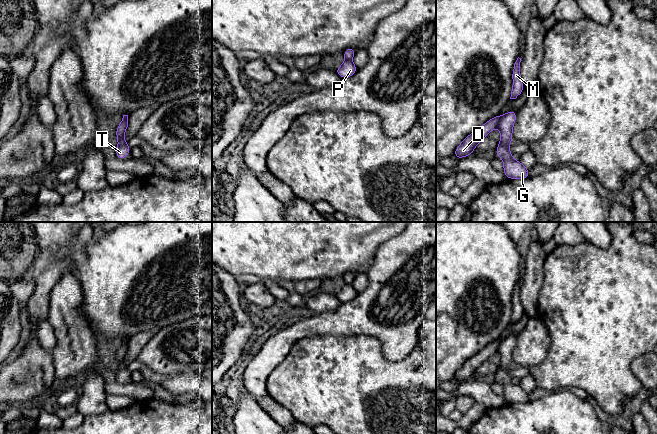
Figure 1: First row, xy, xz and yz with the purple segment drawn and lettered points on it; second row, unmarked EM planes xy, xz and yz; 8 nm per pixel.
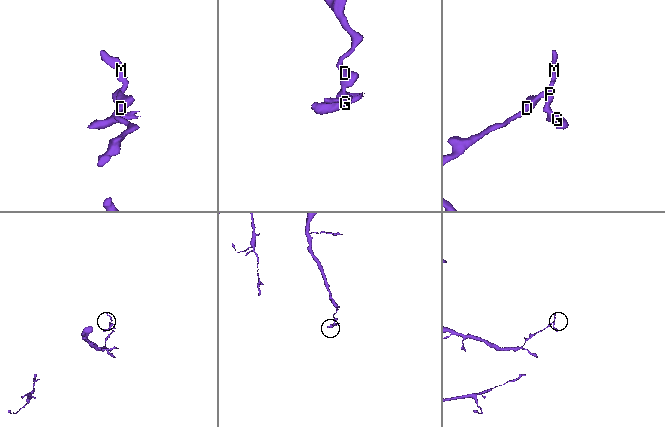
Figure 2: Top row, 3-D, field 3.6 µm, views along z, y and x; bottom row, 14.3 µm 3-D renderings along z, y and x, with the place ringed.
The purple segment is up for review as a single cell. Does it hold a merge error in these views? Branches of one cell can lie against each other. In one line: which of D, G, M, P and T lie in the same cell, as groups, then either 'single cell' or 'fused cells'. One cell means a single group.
D / G M P T; fused cells

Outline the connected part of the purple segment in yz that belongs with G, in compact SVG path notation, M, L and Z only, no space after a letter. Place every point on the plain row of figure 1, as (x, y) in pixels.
M513 334L501 340L498 348L501 363L497 373L495 374L503 387L503 397L508 403L526 403L530 401L529 394L520 386L512 382L509 374L509 368L513 365L512 354L517 341L517 337Z

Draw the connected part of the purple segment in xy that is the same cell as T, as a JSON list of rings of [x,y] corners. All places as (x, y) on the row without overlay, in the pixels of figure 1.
[[[122,344],[116,353],[116,362],[118,364],[118,371],[116,373],[116,382],[125,383],[130,376],[128,366],[124,364],[124,358],[127,354],[128,346]]]

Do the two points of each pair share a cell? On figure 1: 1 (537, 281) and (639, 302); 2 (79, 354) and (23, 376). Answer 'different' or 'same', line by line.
1: different
2: different

